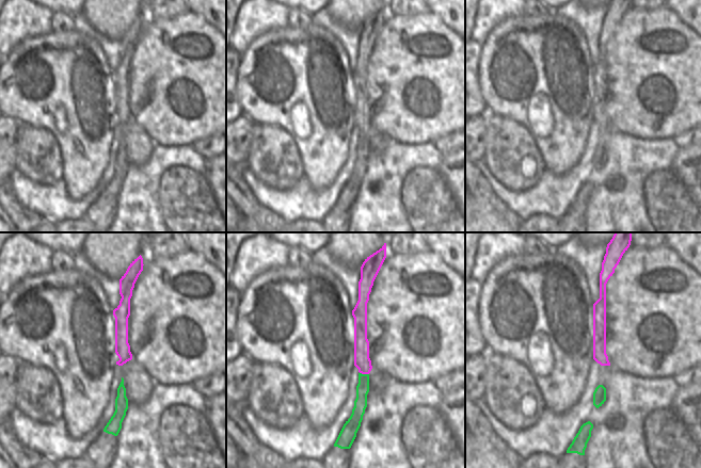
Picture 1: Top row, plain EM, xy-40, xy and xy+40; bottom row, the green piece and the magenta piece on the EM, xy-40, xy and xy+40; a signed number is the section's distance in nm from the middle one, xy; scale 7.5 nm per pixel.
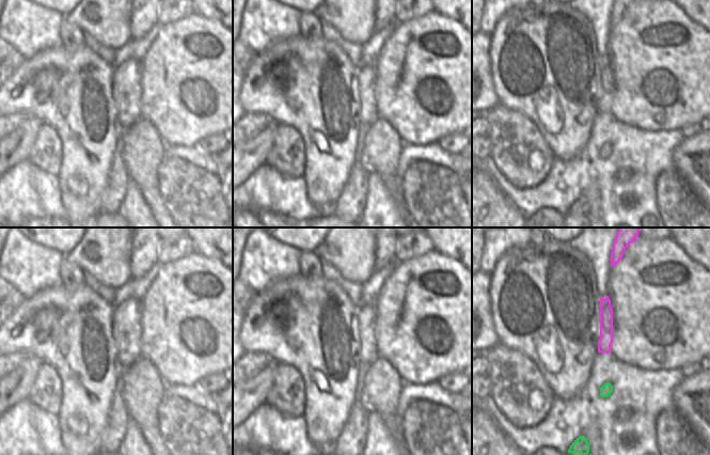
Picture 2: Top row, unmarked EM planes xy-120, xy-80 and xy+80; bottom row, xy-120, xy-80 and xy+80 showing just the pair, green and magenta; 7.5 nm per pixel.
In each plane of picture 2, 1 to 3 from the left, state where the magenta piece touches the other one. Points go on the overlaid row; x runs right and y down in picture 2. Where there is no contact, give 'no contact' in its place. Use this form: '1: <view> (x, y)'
1: no contact
2: no contact
3: no contact

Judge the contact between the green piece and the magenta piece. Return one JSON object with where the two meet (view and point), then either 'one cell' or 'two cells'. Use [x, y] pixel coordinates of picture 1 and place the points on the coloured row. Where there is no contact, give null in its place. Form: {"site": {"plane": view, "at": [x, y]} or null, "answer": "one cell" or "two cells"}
{"site": {"plane": "xy", "at": [364, 374]}, "answer": "one cell"}

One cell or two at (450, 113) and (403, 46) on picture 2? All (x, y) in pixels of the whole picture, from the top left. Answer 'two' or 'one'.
one

